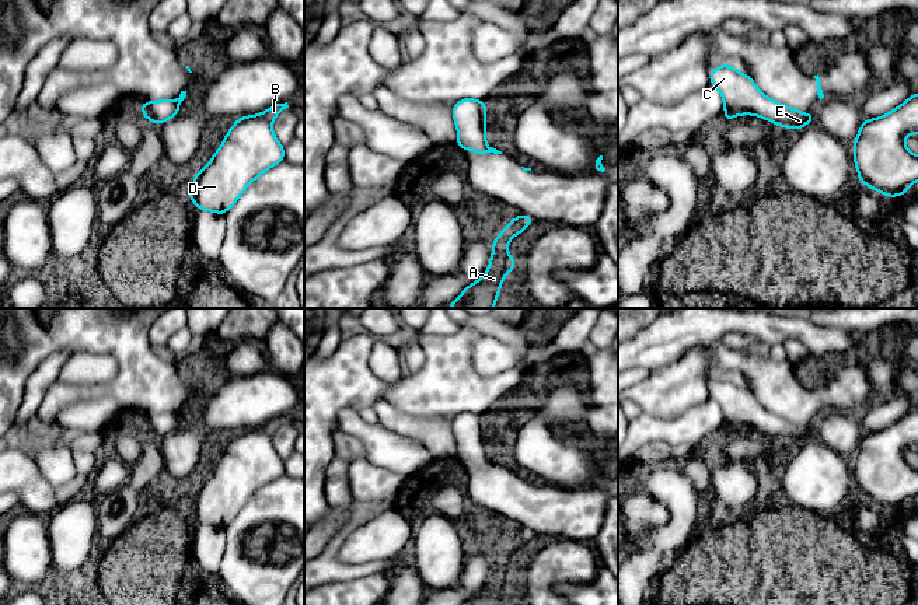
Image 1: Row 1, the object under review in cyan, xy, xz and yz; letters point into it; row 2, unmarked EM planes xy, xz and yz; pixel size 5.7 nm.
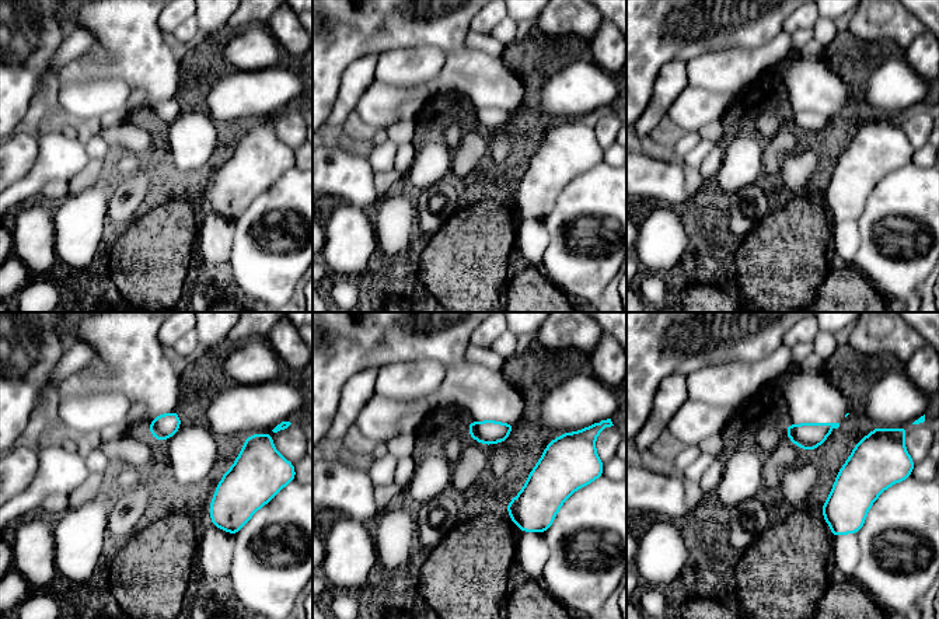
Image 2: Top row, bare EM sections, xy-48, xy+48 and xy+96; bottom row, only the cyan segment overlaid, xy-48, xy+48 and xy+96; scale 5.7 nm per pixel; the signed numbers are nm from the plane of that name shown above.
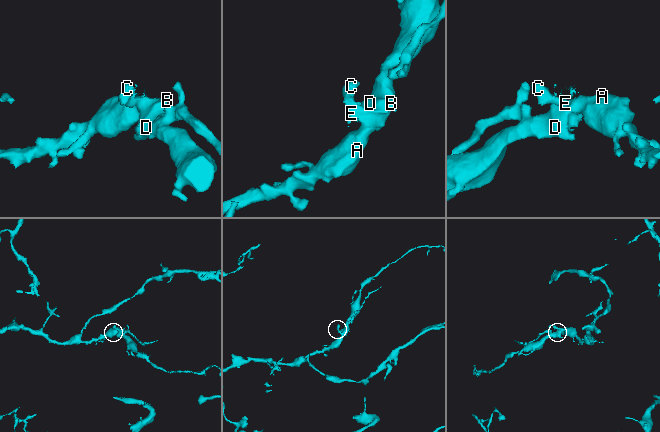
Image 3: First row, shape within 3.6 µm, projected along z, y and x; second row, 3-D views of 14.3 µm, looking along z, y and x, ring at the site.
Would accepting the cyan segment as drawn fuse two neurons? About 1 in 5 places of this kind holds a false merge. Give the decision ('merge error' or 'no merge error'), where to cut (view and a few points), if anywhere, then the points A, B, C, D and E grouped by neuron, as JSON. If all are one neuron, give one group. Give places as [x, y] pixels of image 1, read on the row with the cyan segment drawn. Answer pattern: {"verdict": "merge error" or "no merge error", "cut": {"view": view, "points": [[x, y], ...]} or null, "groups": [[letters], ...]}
{"verdict": "no merge error", "cut": null, "groups": [["A", "B", "C", "D", "E"]]}

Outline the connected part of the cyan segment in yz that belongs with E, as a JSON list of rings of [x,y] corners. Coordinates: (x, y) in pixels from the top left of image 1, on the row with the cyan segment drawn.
[[[722,63],[709,71],[712,84],[723,99],[723,122],[740,115],[754,115],[779,126],[800,130],[814,122],[814,113],[804,113],[768,98],[760,91],[750,74],[737,71],[733,66]]]

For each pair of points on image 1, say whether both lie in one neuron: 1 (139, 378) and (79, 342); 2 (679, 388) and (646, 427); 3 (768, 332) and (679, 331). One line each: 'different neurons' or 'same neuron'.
1: same neuron
2: different neurons
3: same neuron

